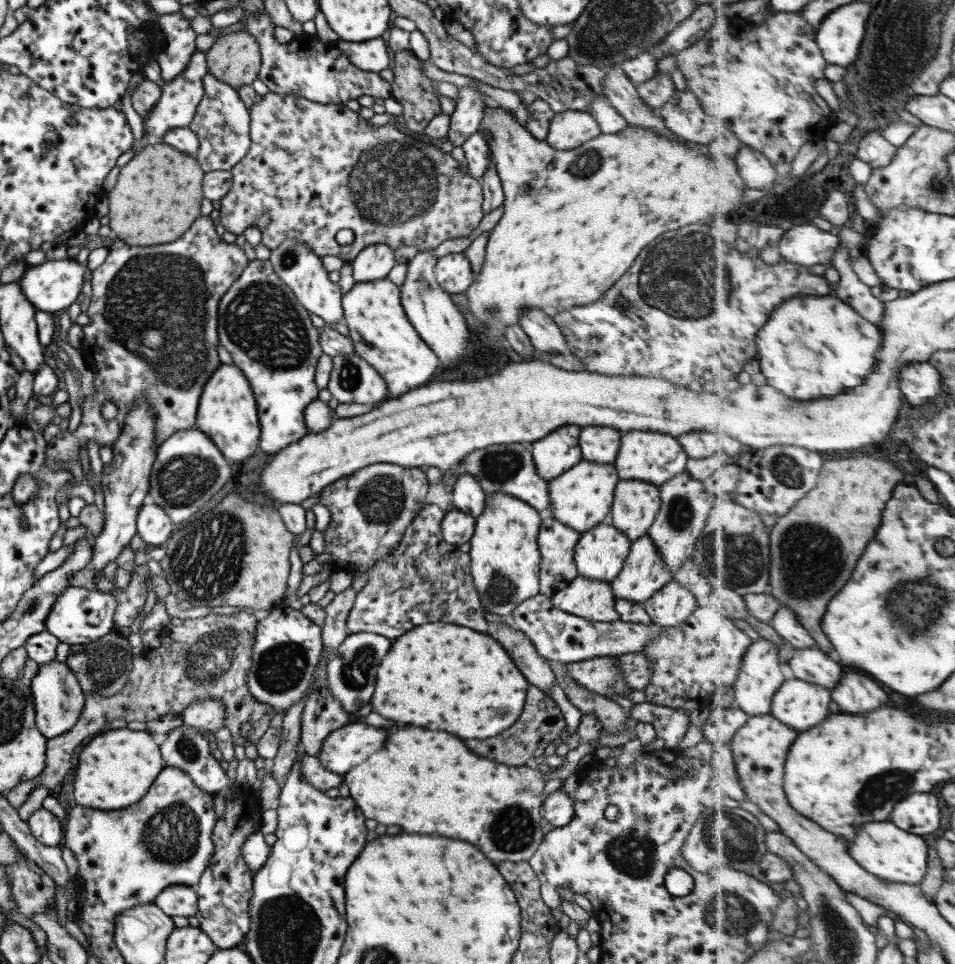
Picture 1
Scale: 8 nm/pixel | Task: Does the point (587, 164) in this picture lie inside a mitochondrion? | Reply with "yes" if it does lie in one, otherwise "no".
yes

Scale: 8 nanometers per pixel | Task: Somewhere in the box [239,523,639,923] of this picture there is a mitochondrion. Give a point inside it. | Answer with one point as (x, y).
(279, 669)

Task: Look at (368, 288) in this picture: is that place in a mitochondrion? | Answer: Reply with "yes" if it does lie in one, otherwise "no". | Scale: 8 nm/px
no

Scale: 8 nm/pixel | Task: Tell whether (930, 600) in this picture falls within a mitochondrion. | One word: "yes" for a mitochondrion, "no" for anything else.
yes

